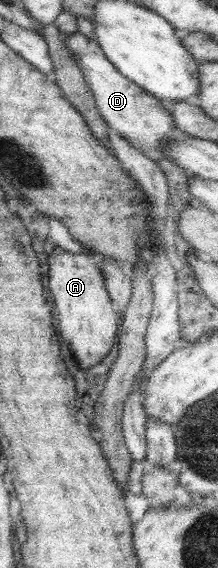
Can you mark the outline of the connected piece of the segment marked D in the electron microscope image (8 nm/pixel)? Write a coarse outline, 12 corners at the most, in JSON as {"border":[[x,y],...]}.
{"border":[[63,35],[108,128],[163,159],[169,108],[119,74],[94,39]]}

